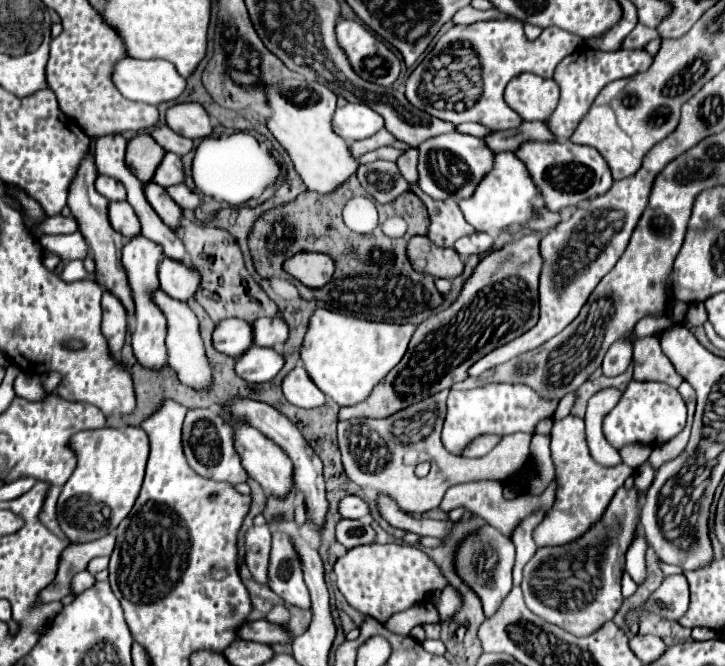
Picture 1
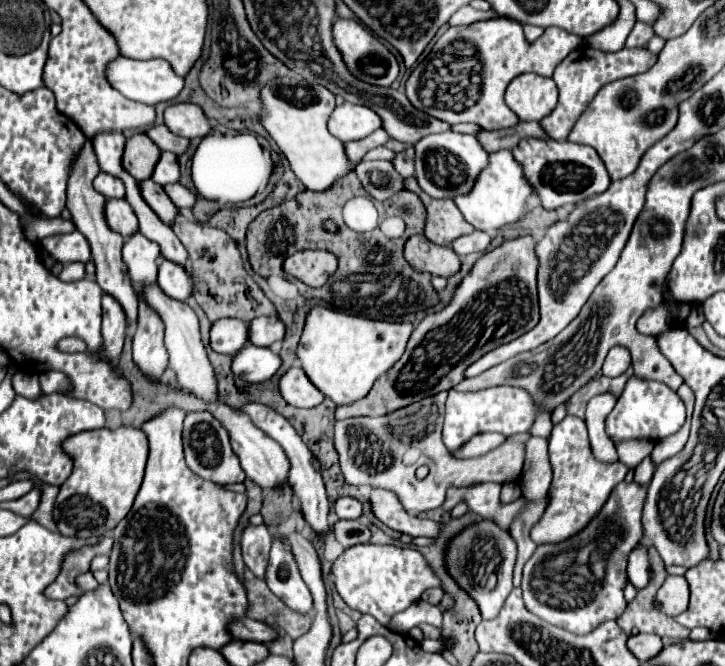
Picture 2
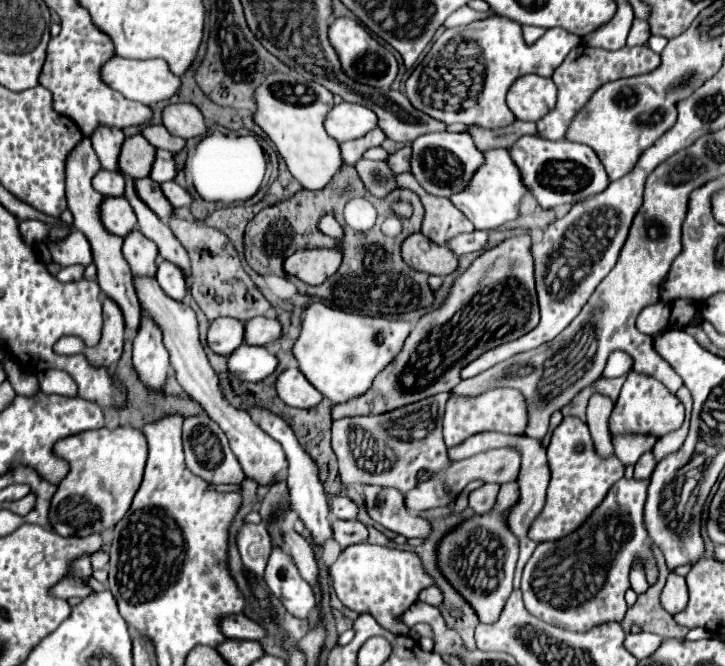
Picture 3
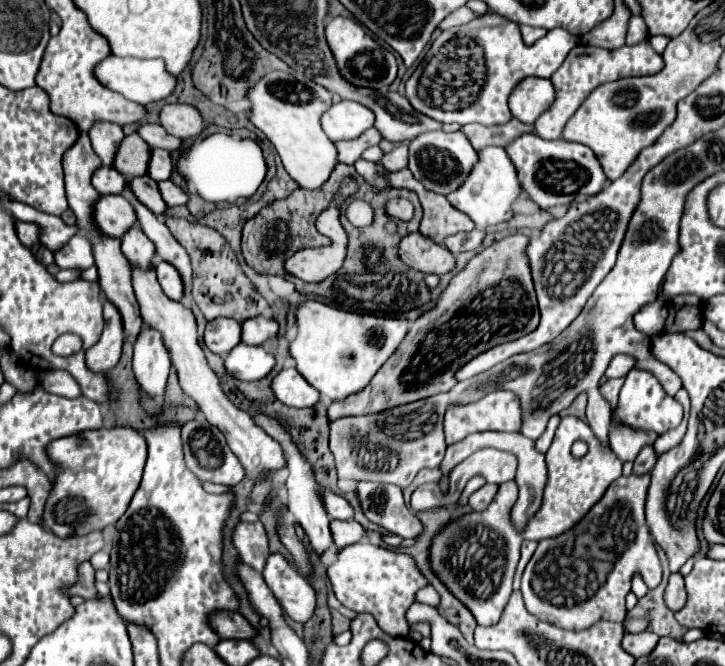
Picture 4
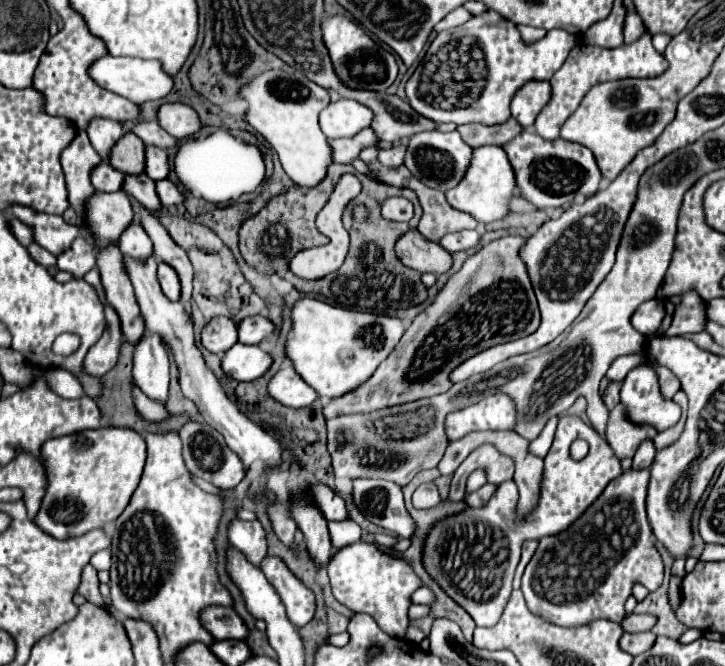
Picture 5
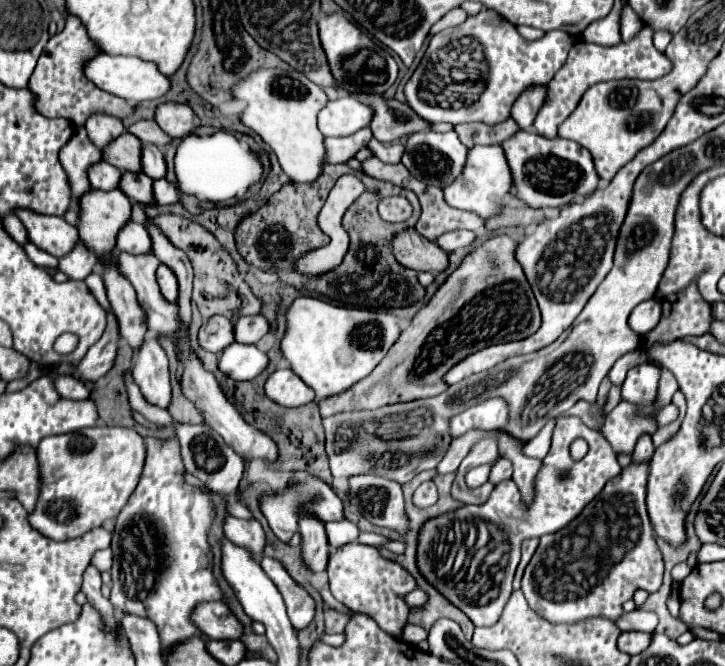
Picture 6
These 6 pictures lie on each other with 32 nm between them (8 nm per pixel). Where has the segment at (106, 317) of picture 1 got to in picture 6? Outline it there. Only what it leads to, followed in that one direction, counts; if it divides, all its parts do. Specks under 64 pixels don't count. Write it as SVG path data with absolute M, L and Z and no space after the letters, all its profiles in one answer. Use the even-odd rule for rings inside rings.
M108 310L106 314L108 314L108 326L106 326L102 338L82 358L82 362L76 368L60 364L52 372L66 372L66 374L72 374L74 378L86 382L86 380L98 380L98 378L102 378L114 366L116 352L118 352L120 330L118 330L118 320L116 320L114 312Z

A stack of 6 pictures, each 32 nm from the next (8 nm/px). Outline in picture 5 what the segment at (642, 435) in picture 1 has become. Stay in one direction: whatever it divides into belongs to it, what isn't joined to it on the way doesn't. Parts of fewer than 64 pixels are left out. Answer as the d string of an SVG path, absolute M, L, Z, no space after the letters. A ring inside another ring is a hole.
M636 366L628 372L622 384L620 402L630 422L652 426L658 432L674 426L682 414L674 400L662 396L656 372L648 366Z

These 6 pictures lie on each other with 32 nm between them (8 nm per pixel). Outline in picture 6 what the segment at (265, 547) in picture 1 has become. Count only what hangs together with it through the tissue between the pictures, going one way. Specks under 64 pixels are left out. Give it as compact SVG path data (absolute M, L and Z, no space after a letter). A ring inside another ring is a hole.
M228 516L224 524L224 532L228 540L234 540L236 546L246 548L254 556L254 560L262 558L266 540L264 540L264 530L258 520L240 520L240 518Z

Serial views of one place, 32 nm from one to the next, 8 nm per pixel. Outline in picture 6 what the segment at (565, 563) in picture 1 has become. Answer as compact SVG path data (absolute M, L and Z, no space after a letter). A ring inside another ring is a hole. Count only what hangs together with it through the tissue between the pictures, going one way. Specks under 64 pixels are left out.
M630 464L612 478L604 490L588 504L582 514L572 520L564 530L540 538L540 546L528 562L522 578L522 592L528 600L528 606L542 618L554 624L576 624L588 618L608 618L616 622L624 610L622 604L632 598L636 588L656 592L662 584L664 562L656 546L656 536L646 512L646 484L648 484L648 464Z

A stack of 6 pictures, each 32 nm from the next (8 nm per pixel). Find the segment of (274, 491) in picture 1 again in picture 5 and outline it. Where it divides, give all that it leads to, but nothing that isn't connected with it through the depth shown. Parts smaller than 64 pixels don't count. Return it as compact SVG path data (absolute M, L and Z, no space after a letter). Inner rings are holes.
M126 258L126 272L132 280L134 292L136 292L136 300L140 304L144 322L146 322L146 330L148 332L158 332L164 340L164 344L168 344L172 348L174 354L174 362L178 366L180 372L180 386L186 398L194 400L194 404L198 406L200 414L204 416L204 420L208 424L212 424L212 428L216 428L228 448L242 460L244 468L250 470L254 462L262 462L266 468L278 468L282 466L282 446L276 438L272 438L266 430L262 430L258 424L254 424L244 412L240 412L236 408L236 404L232 404L228 400L228 396L224 394L218 378L214 376L214 372L206 366L204 356L200 352L200 348L196 346L194 340L194 324L192 324L192 316L184 310L184 306L180 302L172 302L164 296L158 278L156 278L156 260L148 258L146 262L138 262L132 258Z

